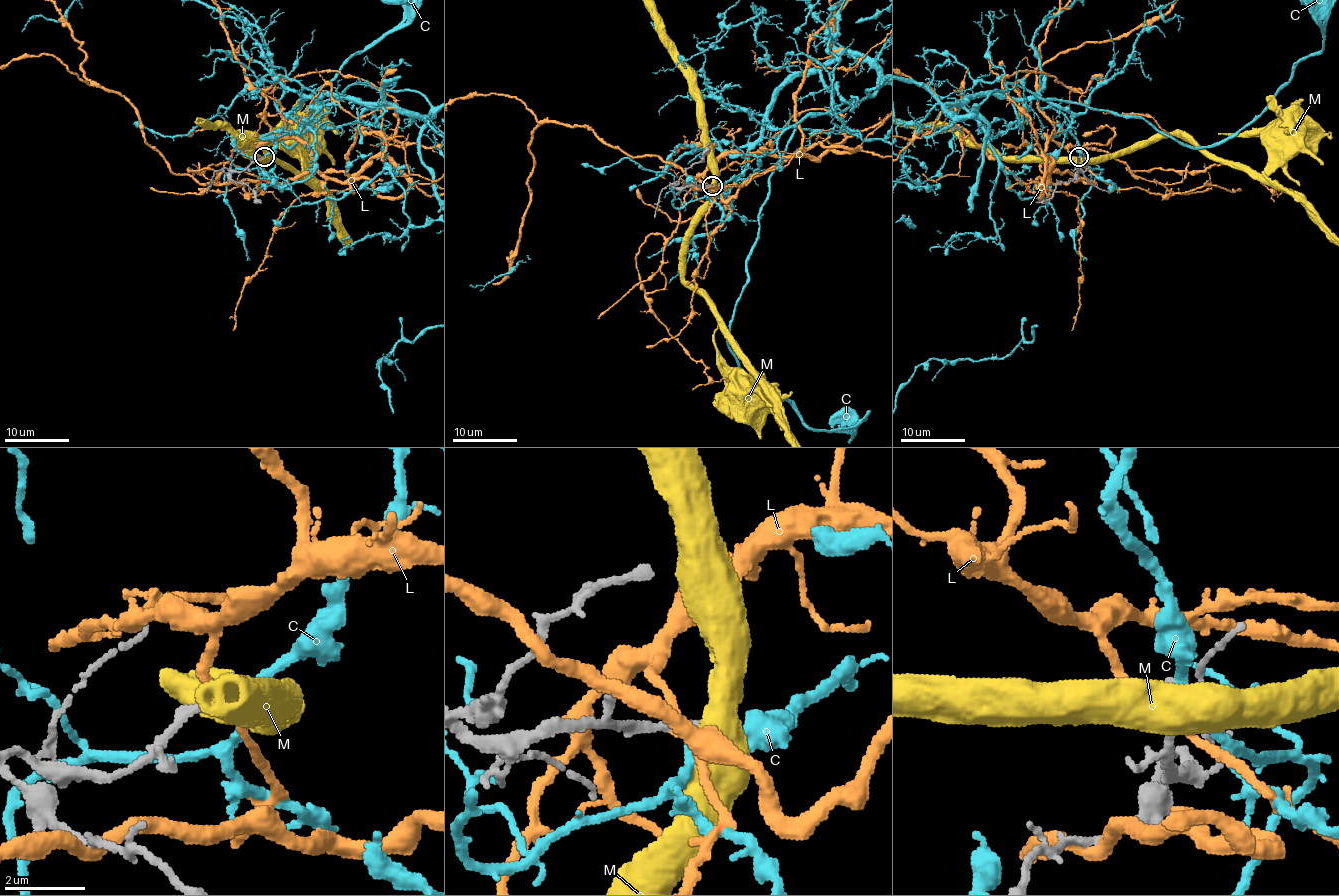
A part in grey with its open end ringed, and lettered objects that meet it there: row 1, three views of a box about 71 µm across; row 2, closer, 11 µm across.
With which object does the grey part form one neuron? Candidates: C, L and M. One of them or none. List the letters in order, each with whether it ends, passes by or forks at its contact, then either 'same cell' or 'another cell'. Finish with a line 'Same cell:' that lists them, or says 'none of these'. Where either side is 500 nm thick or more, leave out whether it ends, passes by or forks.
C: it passes by | another cell
L: it passes by | another cell
M: another cell
Same cell: none of these

